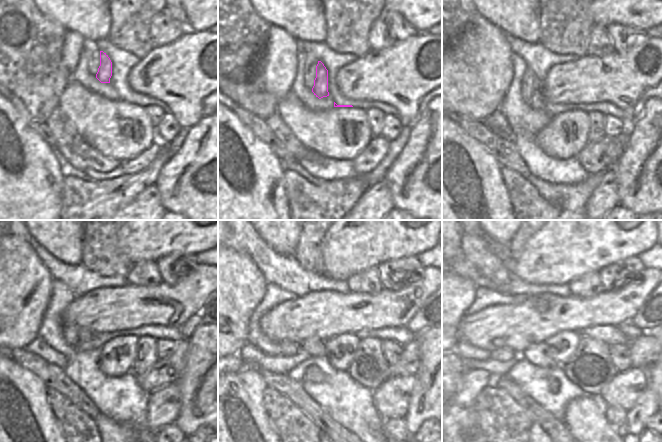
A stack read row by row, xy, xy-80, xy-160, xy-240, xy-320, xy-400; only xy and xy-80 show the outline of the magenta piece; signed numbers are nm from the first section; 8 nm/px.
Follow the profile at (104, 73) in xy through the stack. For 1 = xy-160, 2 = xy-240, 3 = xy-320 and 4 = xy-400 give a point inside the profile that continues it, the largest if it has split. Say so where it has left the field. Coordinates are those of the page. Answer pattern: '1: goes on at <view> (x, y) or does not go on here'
1: goes on at xy-160 (537, 101)
2: goes on at xy-240 (88, 340)
3: goes on at xy-320 (314, 348)
4: goes on at xy-400 (539, 354)

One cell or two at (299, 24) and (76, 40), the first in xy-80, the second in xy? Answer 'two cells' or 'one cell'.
two cells

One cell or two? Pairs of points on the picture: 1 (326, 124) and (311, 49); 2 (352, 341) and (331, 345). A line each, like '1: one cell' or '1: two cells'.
1: two cells
2: one cell

